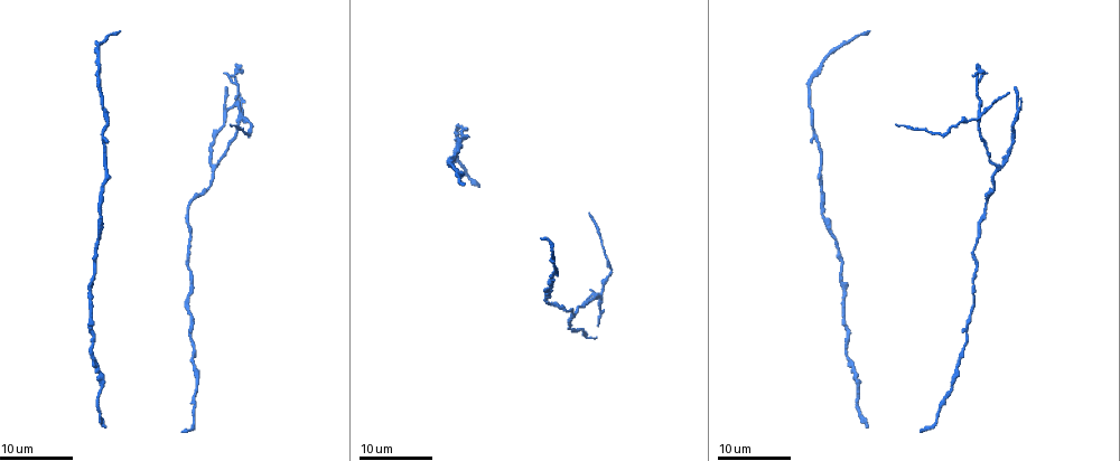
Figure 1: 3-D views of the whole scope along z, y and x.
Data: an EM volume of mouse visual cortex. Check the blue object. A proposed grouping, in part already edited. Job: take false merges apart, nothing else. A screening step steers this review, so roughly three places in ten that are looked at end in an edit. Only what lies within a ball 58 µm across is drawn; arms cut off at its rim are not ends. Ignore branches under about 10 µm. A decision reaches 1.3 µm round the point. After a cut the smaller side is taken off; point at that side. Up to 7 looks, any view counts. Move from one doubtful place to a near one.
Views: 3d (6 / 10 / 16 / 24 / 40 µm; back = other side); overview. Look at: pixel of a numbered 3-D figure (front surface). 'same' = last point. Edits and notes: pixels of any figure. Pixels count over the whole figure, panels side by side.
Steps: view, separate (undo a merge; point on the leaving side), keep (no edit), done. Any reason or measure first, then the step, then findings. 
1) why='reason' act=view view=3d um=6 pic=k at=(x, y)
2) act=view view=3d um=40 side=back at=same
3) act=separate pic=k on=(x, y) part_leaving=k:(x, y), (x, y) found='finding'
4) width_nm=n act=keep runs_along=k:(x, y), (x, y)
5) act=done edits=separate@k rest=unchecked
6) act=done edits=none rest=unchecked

why='two arms at a narrow angle' act=view view=3d um=16 pic=1 at=(602, 292)

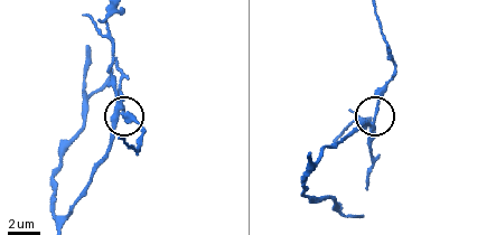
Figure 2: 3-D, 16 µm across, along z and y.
act=view view=3d um=6 pic=2 at=(376, 118)

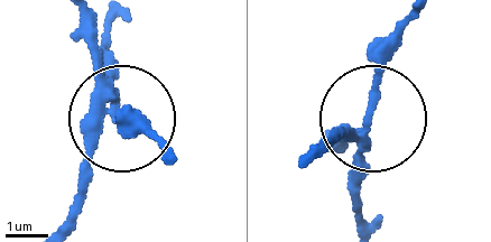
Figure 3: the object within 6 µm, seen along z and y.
arms=5 act=separate pic=3 on=(359, 188) found='two neurons meet here'

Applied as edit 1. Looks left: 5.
why='branch point' act=view view=3d um=16 pic=1 at=(213, 167)

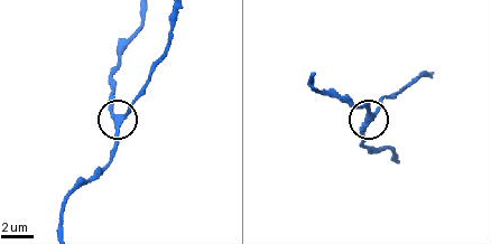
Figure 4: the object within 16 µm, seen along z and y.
why='closer look' act=view view=3d um=6 pic=4 at=(364, 120)

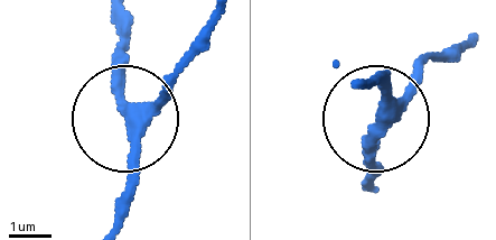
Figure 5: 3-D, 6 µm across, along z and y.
act=keep runs_along=5:(115, 218), (130, 175), (120, 14) found='one neuron here'

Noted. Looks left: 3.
act=view view=3d um=24 pic=1 at=(986, 200)

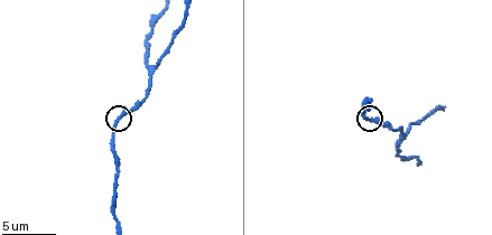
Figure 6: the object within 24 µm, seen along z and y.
act=view view=3d um=6 pic=6 at=(119, 119)

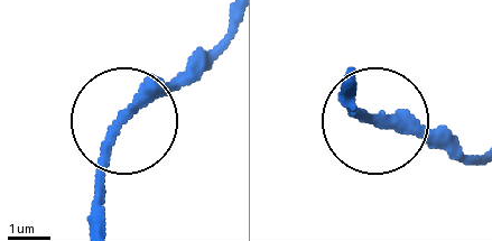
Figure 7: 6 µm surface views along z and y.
width_nm=270 act=keep runs_along=7:(105, 226), (109, 140), (198, 58) found='continuous, no second neuron'

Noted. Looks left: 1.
act=done edits=separate@3 rest=unchecked

